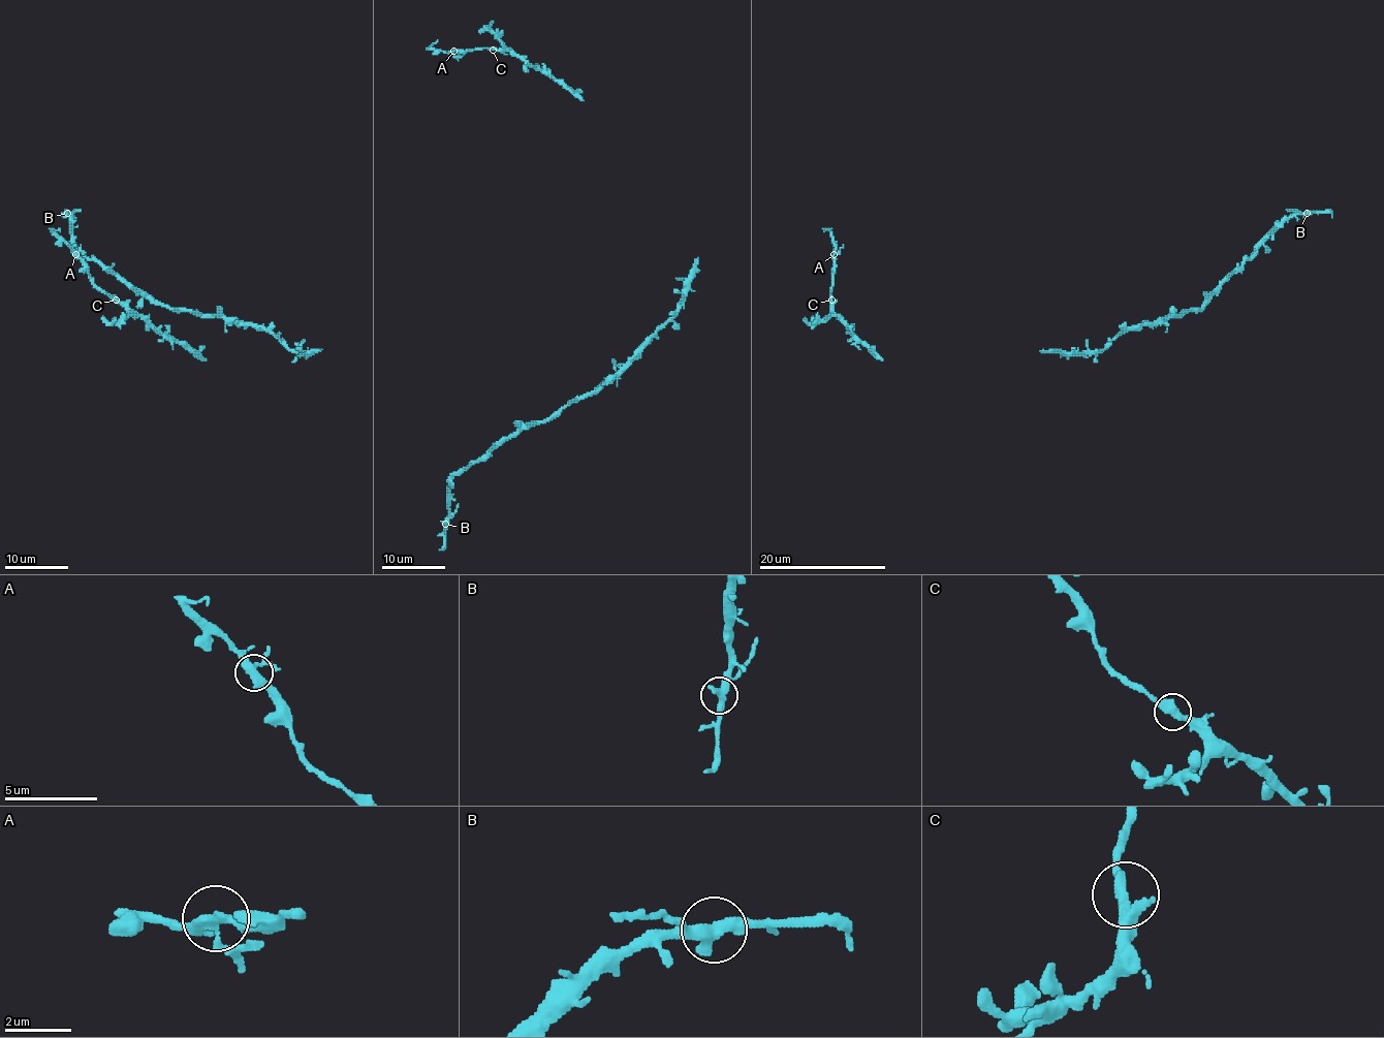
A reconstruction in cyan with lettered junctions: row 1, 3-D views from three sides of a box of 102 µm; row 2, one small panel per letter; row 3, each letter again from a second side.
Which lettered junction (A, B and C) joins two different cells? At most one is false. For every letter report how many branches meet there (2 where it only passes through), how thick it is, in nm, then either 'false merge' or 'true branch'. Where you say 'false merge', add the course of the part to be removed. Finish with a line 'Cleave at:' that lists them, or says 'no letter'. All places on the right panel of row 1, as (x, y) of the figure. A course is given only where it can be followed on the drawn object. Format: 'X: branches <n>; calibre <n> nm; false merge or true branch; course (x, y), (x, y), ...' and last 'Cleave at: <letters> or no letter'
A: branches 3; calibre 320 nm; true branch
B: branches 3; calibre 360 nm; true branch
C: branches 2; calibre 360 nm; true branch
Cleave at: no letter

